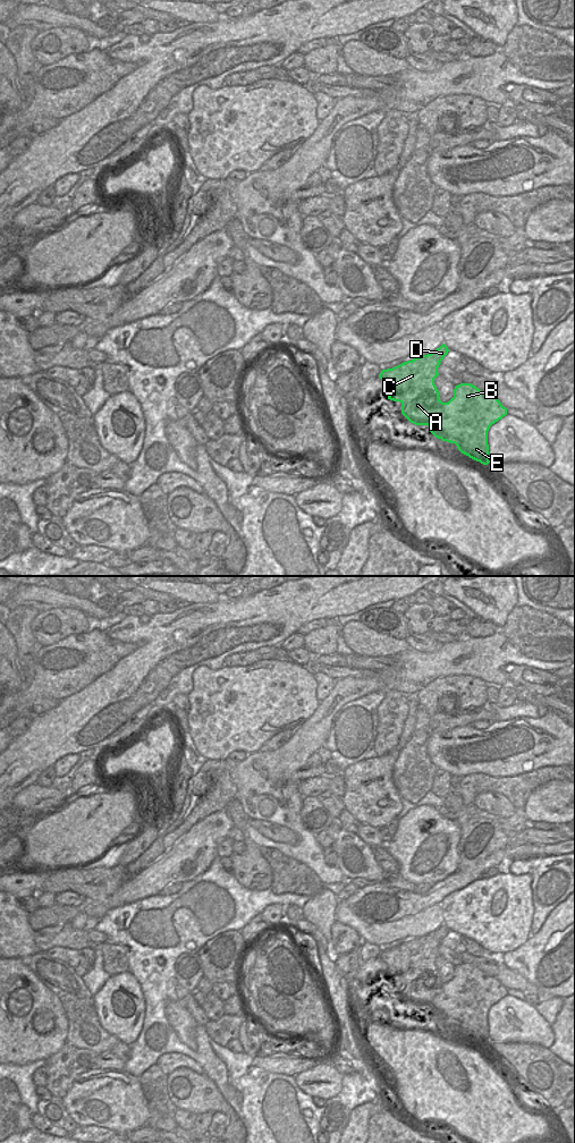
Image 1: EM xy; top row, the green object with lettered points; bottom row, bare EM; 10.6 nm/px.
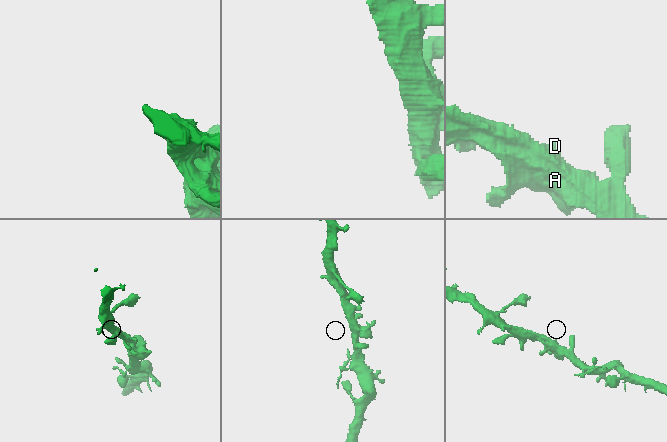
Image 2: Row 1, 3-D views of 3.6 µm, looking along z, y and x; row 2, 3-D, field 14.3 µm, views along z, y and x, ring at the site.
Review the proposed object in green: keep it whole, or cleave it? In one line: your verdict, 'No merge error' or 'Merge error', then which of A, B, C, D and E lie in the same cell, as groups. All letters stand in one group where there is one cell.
No merge error. Groups: A B C D E.

